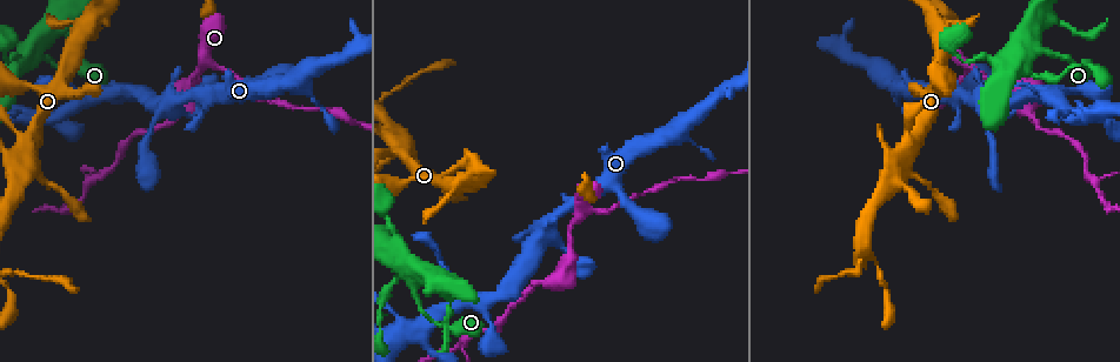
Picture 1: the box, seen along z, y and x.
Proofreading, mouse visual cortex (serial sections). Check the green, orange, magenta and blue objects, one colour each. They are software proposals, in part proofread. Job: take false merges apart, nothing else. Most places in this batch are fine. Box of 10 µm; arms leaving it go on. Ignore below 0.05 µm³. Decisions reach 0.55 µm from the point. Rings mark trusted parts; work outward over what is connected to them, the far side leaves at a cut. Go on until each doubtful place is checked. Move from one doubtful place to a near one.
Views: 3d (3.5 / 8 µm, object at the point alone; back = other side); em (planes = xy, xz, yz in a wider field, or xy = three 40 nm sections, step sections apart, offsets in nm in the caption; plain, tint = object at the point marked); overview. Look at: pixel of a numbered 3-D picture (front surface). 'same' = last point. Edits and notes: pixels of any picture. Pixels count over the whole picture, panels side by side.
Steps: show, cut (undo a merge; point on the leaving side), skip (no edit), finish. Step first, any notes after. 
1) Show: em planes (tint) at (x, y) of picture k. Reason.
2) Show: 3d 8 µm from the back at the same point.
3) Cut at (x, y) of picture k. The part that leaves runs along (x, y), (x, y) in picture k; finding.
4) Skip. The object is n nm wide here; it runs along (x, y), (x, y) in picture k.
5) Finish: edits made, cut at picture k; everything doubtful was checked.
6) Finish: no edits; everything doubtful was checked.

Show: 3d 8 µm at (964, 71) of picture 1. Abrupt turn.

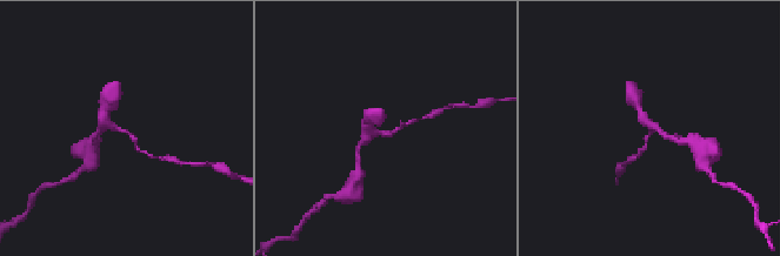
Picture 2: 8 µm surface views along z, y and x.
Show: 3d 3.5 µm from the back at the same point. Closer look.

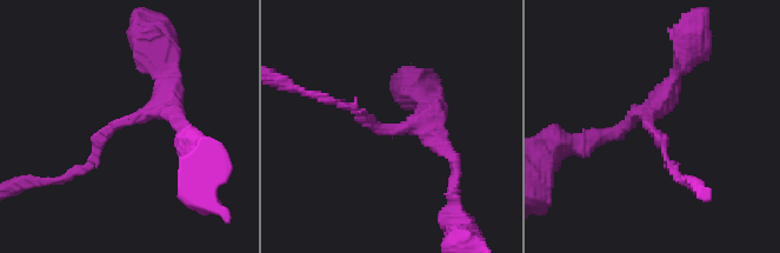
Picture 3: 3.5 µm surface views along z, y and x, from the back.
Skip. The arms are 100, 300 nm wide; it runs along (432, 106), (420, 125), (378, 127), (334, 100) in picture 3; all the same cell.

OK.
Show: 3d 3.5 µm from the back at (564, 268) of picture 1. Thick turns thin.

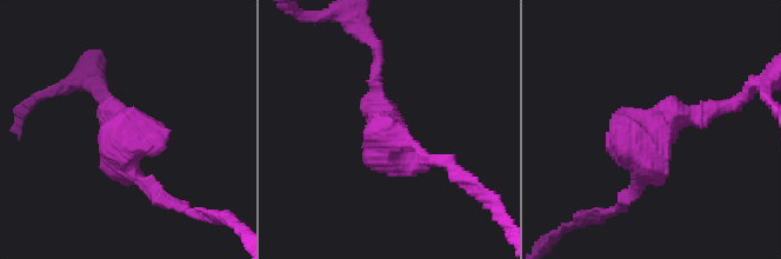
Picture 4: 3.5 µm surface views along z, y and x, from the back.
Show: em planes (plain) at (122, 146) of picture 4.

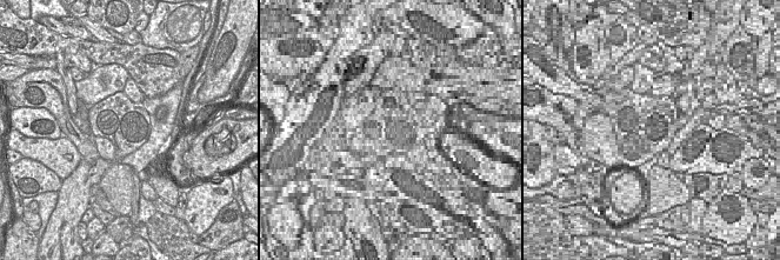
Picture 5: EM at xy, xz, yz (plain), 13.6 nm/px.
Show: em planes (tint) at the same point. Where the object lies.

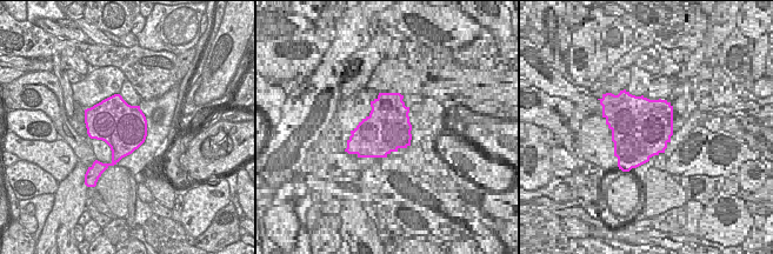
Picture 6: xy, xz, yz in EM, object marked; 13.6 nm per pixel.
Skip. The object is 650 nm wide here; it runs along (709, 107), (673, 118), (622, 201) in picture 4; continuous, no second cell.

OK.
Show: 3d 8 µm at (466, 342) of picture 1. Arms part here.

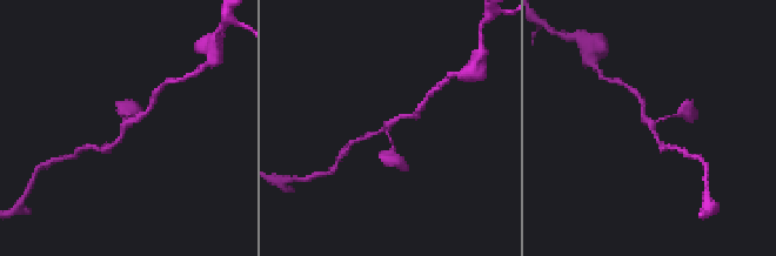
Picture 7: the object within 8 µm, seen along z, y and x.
Show: em xy step 1 (tint) at the same point. 3 arms meet here; the arms are 100, 150, 150 nm wide.

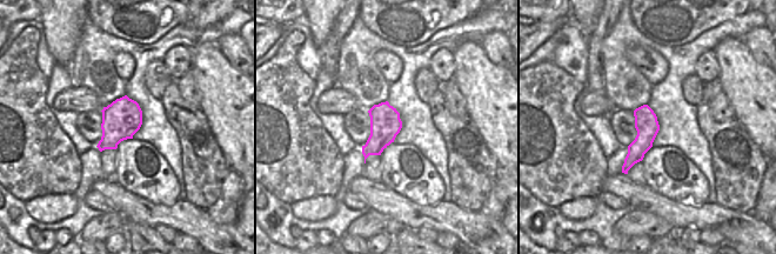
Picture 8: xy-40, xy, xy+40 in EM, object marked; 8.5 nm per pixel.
Skip. All the same cell.

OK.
Finish: no edits; everything doubtful was checked.

